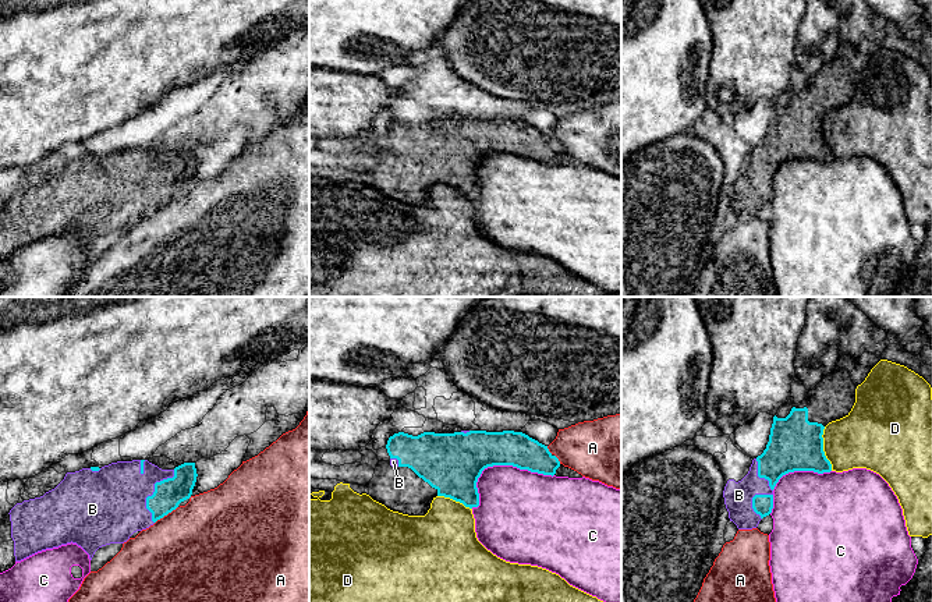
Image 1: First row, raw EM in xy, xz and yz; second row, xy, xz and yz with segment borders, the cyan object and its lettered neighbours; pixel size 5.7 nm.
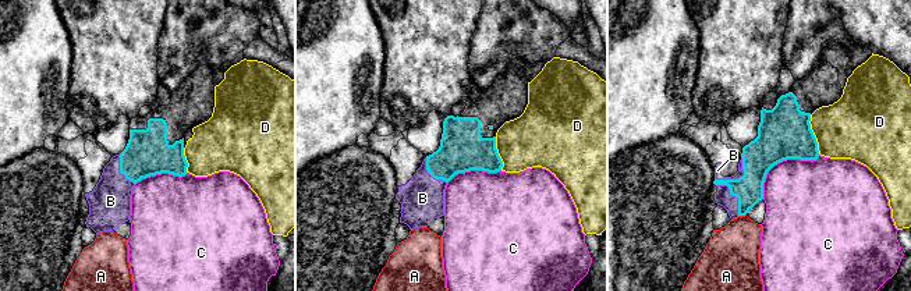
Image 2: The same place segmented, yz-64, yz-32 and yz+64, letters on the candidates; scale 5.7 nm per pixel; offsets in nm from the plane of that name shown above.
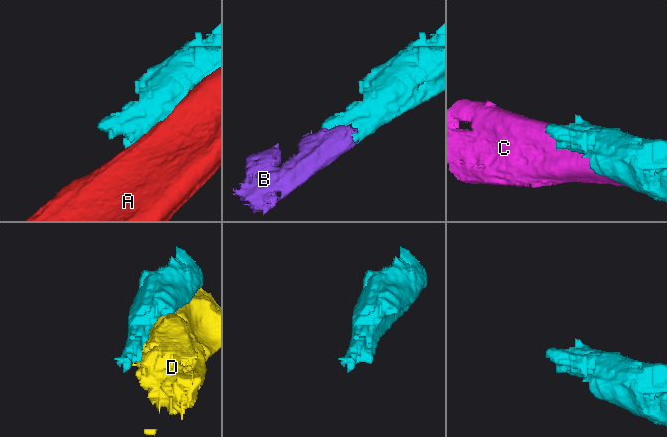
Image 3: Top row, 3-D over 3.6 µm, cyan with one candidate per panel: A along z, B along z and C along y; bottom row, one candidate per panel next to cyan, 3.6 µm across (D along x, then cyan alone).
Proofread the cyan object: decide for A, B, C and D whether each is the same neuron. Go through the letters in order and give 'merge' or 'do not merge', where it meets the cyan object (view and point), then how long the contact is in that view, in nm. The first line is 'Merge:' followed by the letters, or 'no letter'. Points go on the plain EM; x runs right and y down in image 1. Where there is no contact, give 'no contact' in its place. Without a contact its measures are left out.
Merge: B
A: do not merge | xy (166, 202) | 170 nm
B: merge | xy (153, 180) | 340 nm
C: do not merge | xz (498, 152) | 500 nm
D: do not merge | yz (822, 137) | 260 nm

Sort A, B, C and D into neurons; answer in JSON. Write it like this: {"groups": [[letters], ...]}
{"groups": [["A"], ["B"], ["C"], ["D"]]}

